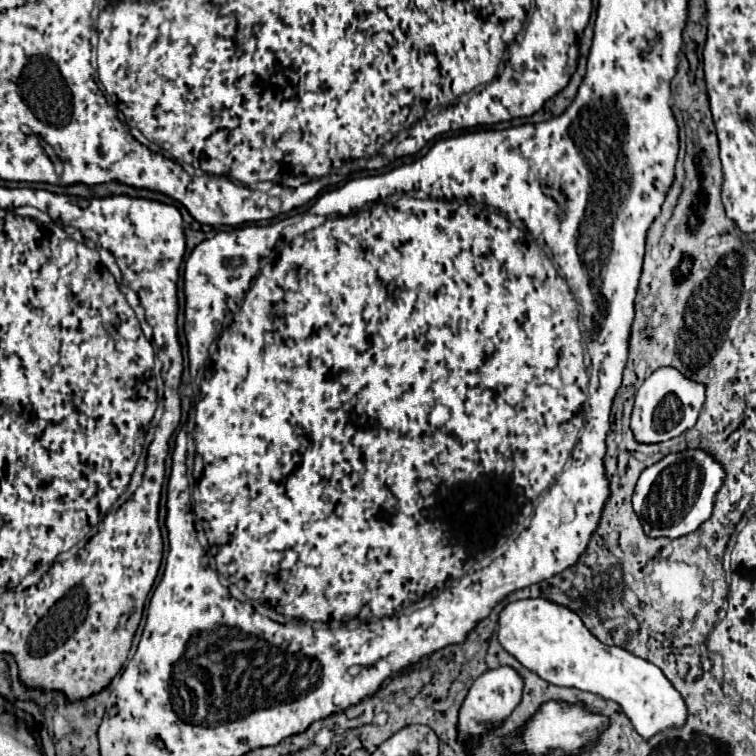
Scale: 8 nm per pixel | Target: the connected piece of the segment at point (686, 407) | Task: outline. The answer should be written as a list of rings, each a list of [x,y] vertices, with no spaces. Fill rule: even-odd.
[[[663,366],[655,370],[635,394],[635,406],[631,416],[631,430],[639,442],[655,444],[675,438],[695,426],[699,410],[705,402],[705,384],[683,376],[673,366]]]

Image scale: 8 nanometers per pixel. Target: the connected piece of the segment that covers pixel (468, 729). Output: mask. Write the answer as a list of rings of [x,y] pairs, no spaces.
[[[499,666],[499,668],[483,672],[473,682],[473,686],[469,688],[469,692],[467,692],[467,696],[465,696],[463,704],[461,704],[461,710],[459,710],[457,742],[463,746],[463,750],[467,754],[477,750],[479,740],[483,736],[487,736],[489,732],[493,732],[495,728],[499,728],[511,716],[511,712],[521,702],[521,696],[523,696],[523,678],[511,666]]]

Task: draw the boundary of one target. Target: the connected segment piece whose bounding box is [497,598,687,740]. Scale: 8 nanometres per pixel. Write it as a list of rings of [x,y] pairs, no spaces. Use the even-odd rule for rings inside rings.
[[[543,598],[509,602],[499,616],[497,634],[501,646],[543,680],[555,686],[587,690],[617,702],[633,728],[647,740],[665,728],[685,724],[685,702],[655,664],[619,646],[599,642],[585,628],[583,620],[573,610],[565,610],[565,606],[551,604]]]

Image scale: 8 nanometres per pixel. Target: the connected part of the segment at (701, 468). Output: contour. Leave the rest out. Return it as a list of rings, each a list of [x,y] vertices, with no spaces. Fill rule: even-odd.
[[[687,448],[683,452],[667,454],[657,464],[645,468],[633,494],[633,510],[639,516],[645,534],[651,538],[679,538],[695,532],[711,518],[725,476],[721,462],[703,448]]]

